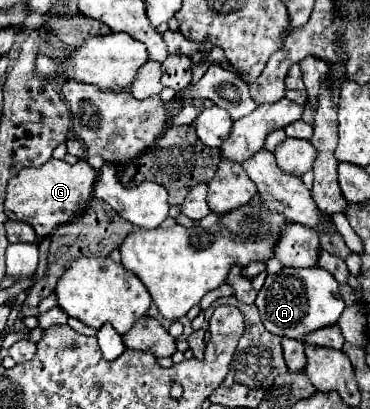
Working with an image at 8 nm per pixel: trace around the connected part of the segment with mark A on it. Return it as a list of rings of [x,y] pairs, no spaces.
[[[312,266],[268,276],[262,290],[258,292],[256,306],[260,310],[262,324],[268,332],[302,340],[308,332],[336,324],[344,310],[344,300],[340,296],[338,282],[332,278],[332,274],[318,266]]]

